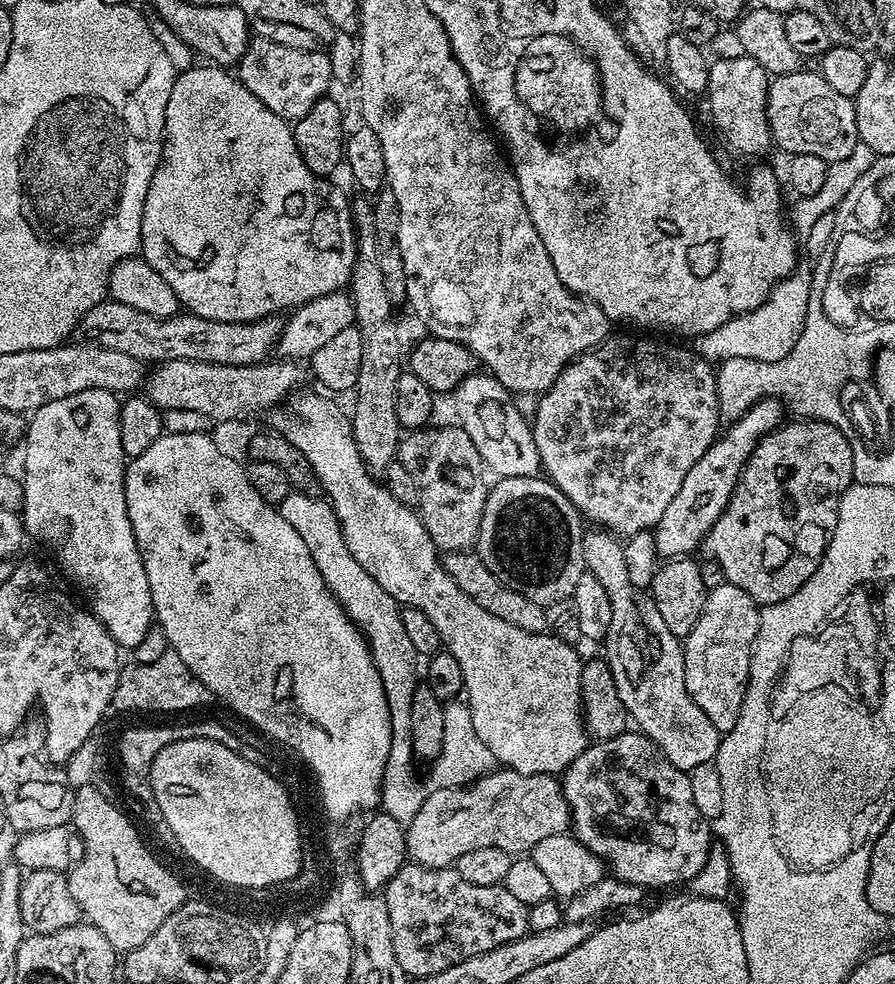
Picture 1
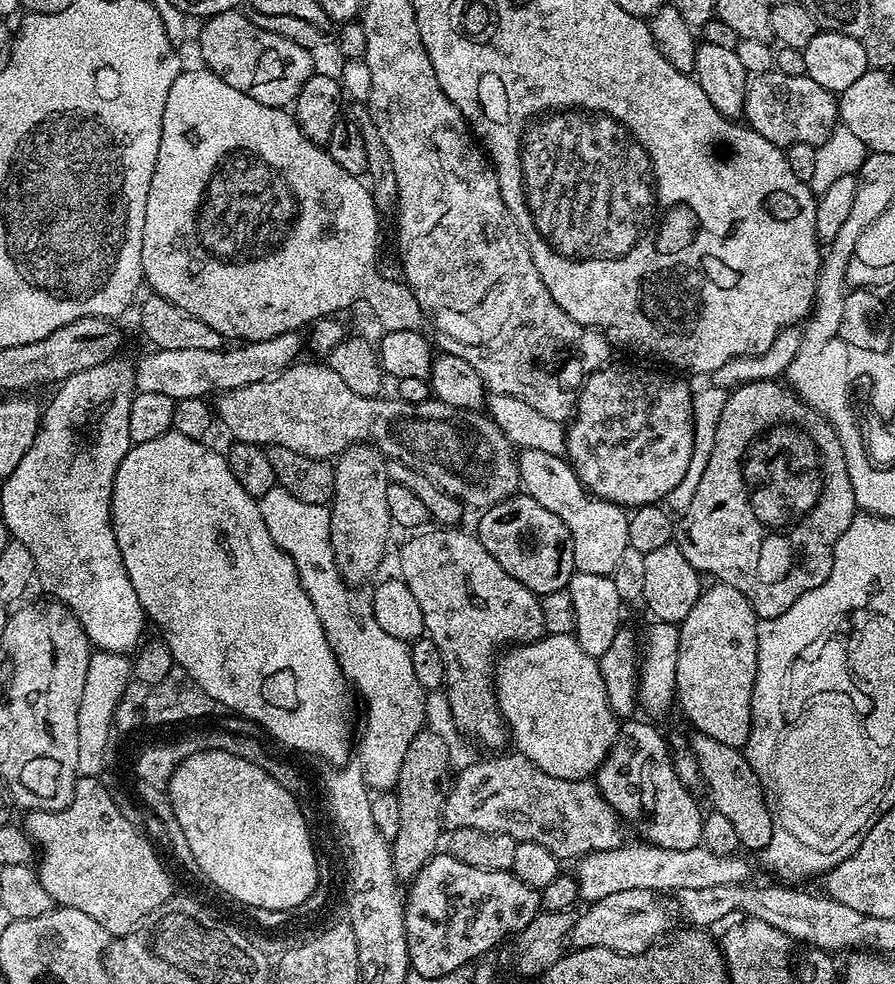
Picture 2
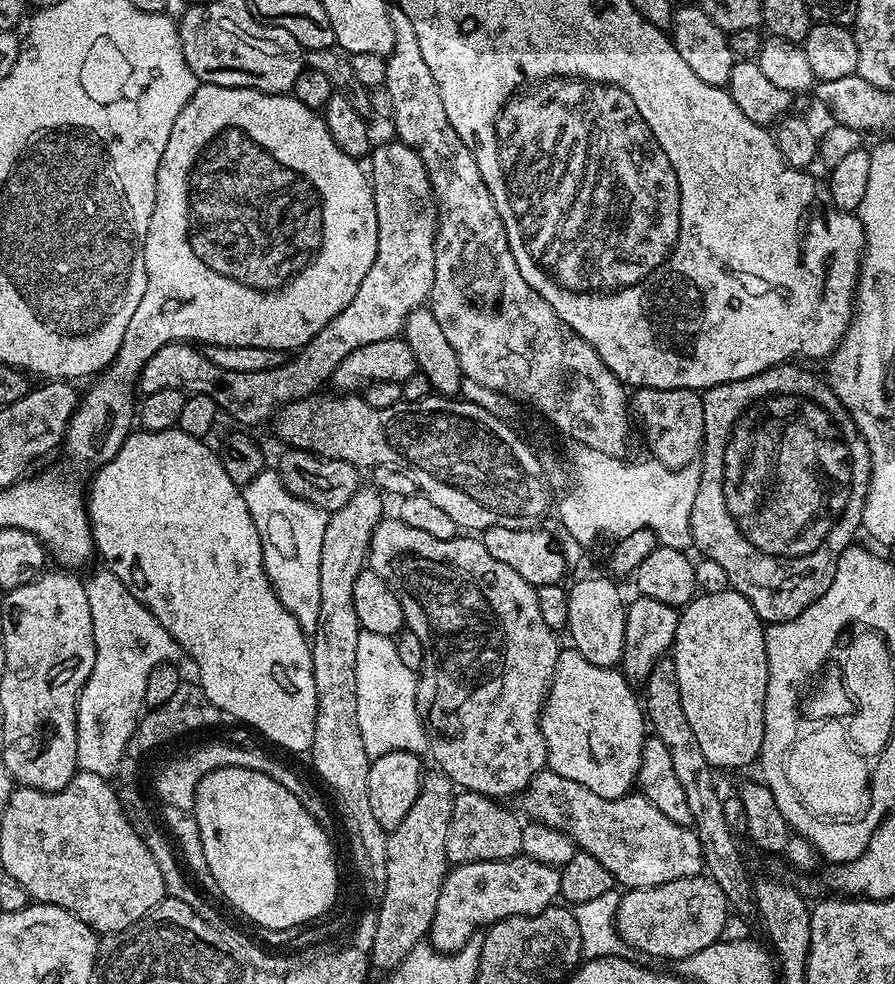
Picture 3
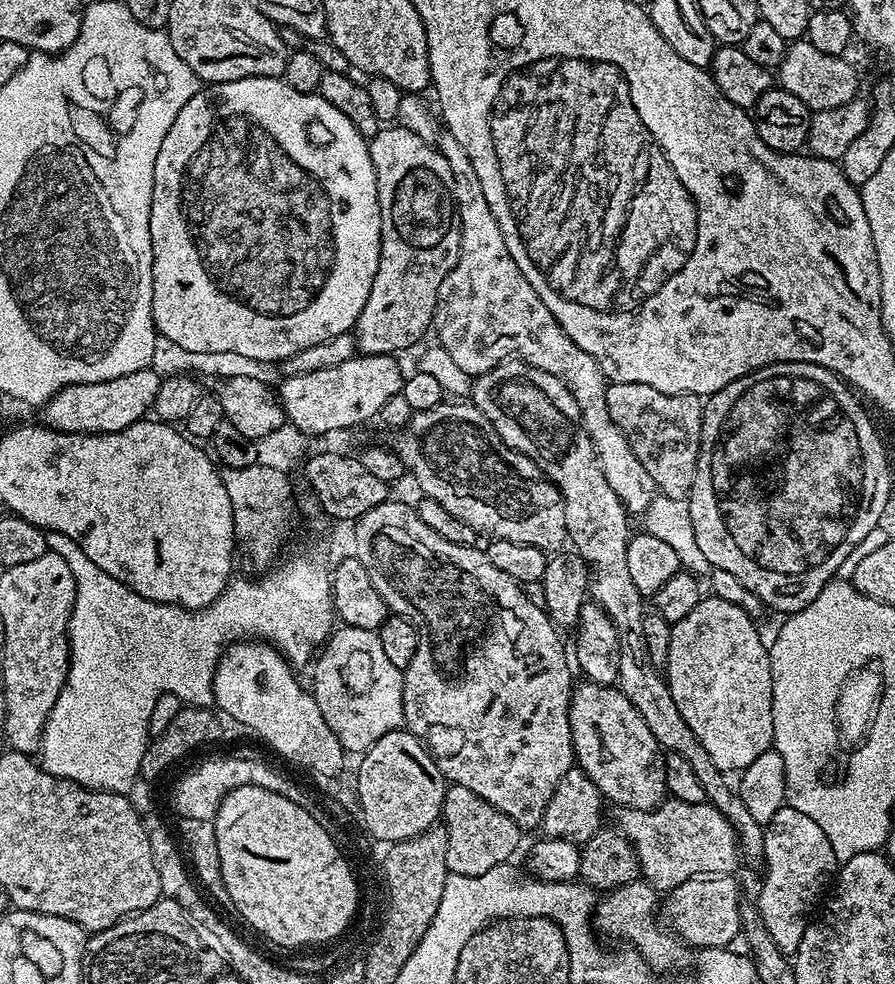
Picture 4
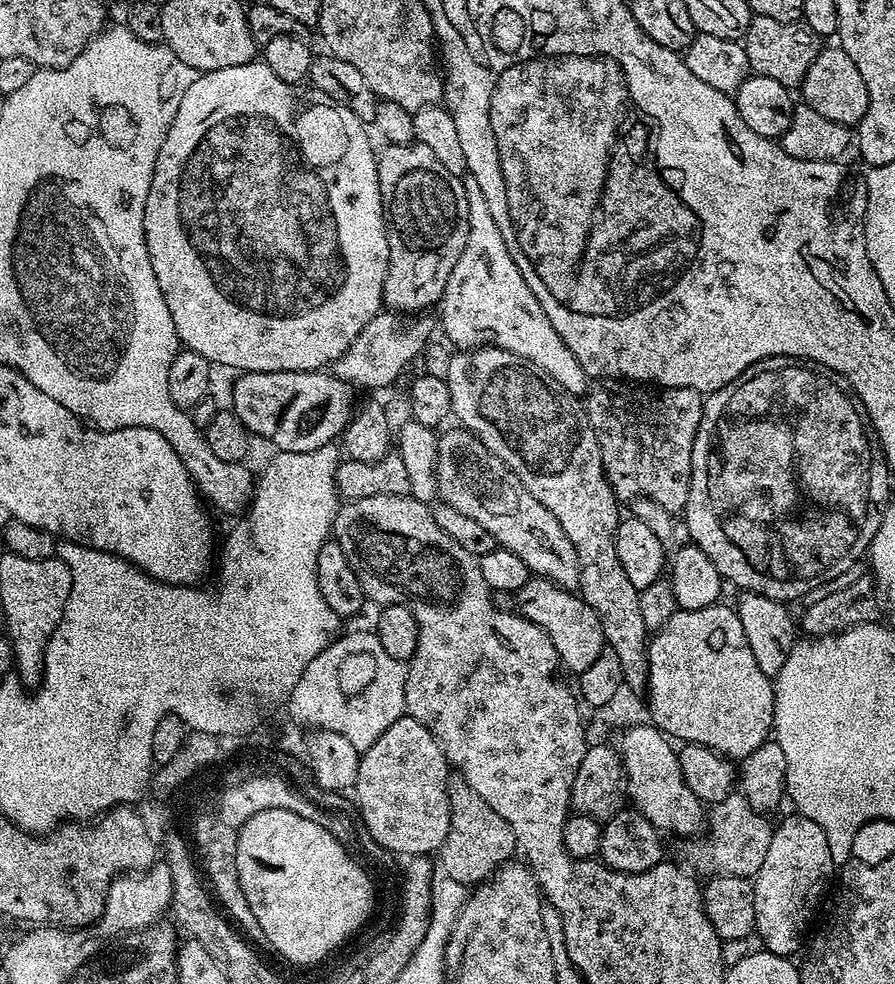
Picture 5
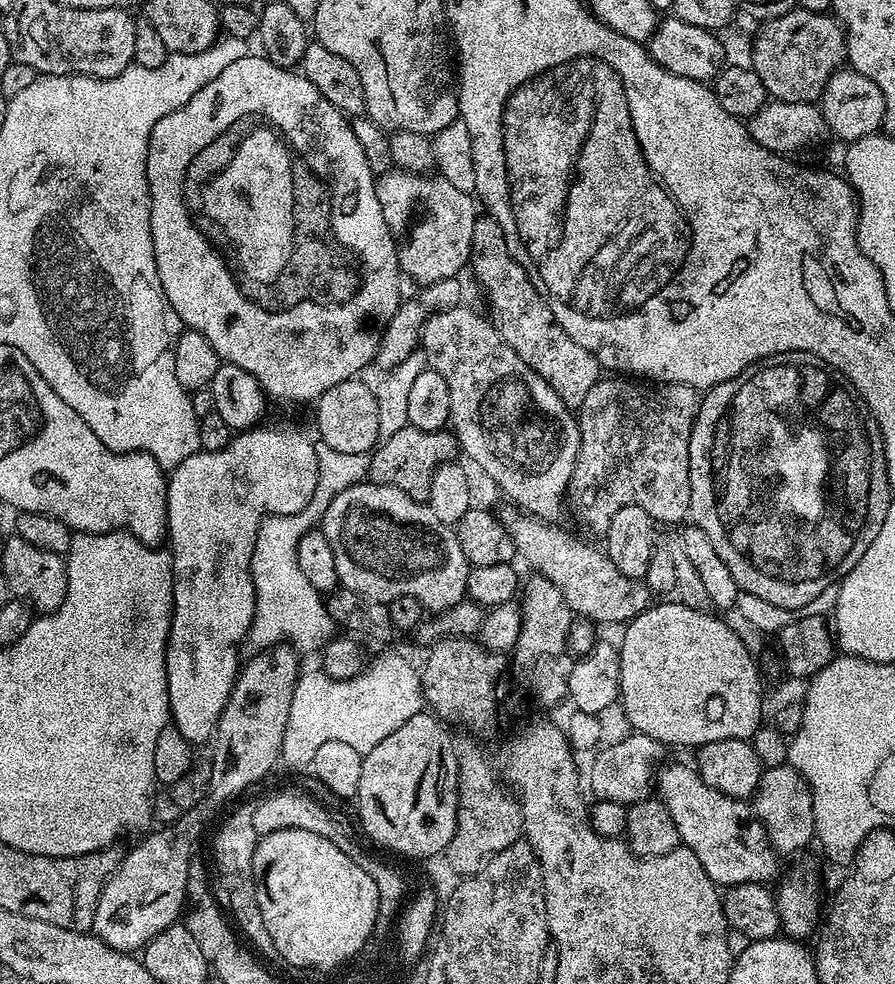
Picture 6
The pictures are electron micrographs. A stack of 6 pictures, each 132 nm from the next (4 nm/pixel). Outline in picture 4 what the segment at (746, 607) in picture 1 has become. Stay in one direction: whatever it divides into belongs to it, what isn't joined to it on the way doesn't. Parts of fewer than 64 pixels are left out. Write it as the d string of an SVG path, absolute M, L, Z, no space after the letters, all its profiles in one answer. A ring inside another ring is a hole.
M709 595L702 598L686 618L672 625L670 634L666 679L670 694L674 694L674 706L678 706L682 718L686 718L686 726L698 734L698 742L706 746L706 754L710 754L714 766L725 774L740 774L760 754L773 747L774 694L770 648L756 626L757 621L740 606Z

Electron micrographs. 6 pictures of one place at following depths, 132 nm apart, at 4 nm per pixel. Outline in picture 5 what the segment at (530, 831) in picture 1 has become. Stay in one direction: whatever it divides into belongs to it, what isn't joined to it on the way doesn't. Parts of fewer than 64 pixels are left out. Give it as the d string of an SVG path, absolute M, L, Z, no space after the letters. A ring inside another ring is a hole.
M733 790L722 802L711 805L710 811L706 816L706 833L708 837L704 840L700 852L704 855L704 860L713 869L716 874L725 876L742 876L745 878L754 878L758 870L762 870L762 862L766 859L766 849L770 847L770 838L774 827L773 821L768 821L769 817L763 812L759 812L750 802L746 800L743 793L739 790Z

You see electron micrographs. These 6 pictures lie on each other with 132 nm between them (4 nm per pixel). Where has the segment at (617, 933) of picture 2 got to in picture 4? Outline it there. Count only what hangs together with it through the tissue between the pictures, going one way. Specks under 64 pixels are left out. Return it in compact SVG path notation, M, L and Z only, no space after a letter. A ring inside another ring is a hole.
M723 872L717 876L703 875L682 882L667 893L662 916L667 927L693 949L726 948L734 934L742 931L740 923L740 888L735 875Z

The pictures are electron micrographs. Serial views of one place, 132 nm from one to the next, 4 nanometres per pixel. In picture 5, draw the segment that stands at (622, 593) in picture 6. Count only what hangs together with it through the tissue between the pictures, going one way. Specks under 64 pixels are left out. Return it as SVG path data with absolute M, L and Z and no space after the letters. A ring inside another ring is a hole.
M453 426L445 436L441 435L437 439L437 446L436 489L439 499L445 504L454 506L454 510L459 510L461 514L467 514L469 518L478 518L480 525L490 530L490 534L494 534L499 547L518 554L518 558L526 562L532 576L541 576L543 580L554 582L560 588L579 589L580 566L574 546L570 544L558 519L550 514L550 510L546 510L546 506L542 506L542 502L538 502L538 498L534 498L534 494L530 494L530 490L526 490L526 486L522 486L522 482L518 482L510 466L506 466L502 458L490 454L490 450L482 446L482 442L475 434L459 426Z

